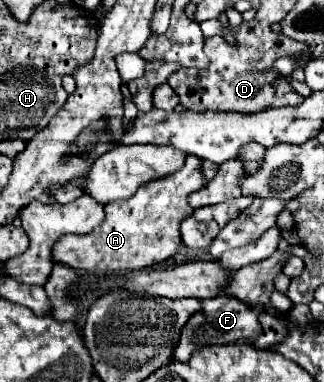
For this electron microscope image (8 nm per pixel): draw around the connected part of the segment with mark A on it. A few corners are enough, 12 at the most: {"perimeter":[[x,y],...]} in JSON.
{"perimeter":[[203,159],[105,205],[53,259],[87,273],[139,271],[177,255]]}

